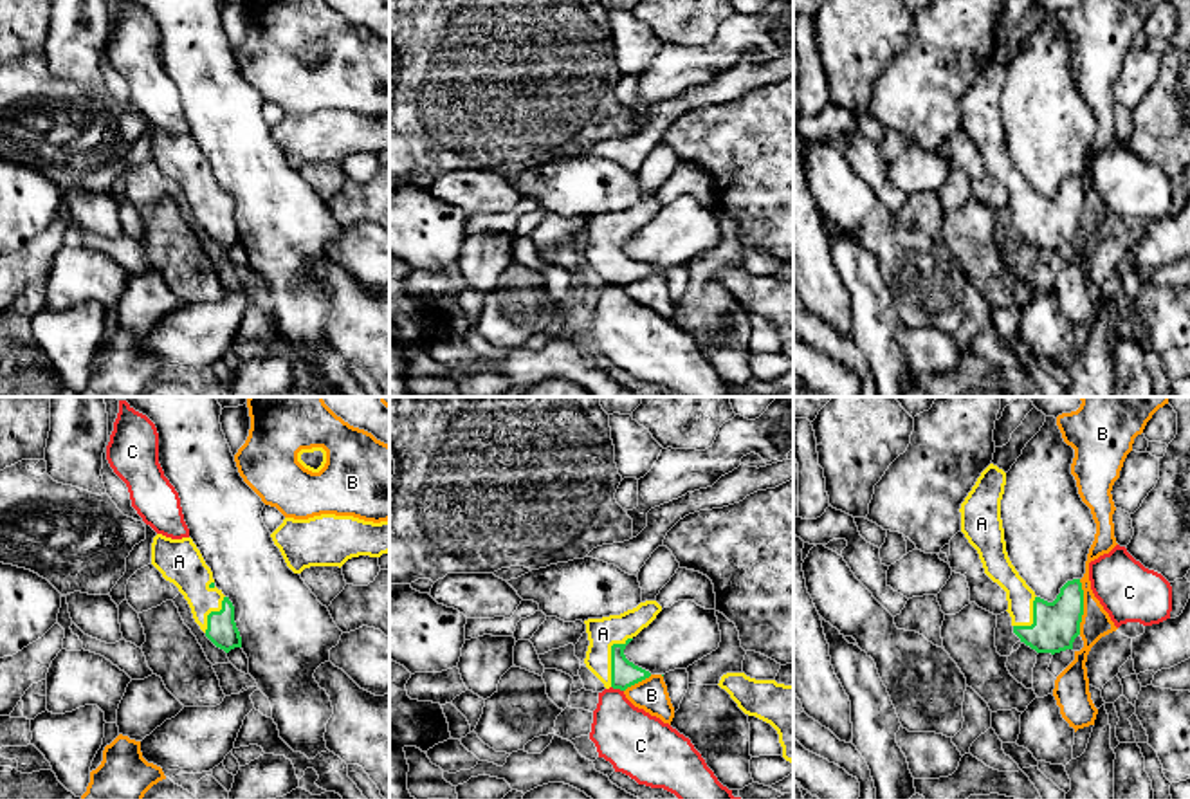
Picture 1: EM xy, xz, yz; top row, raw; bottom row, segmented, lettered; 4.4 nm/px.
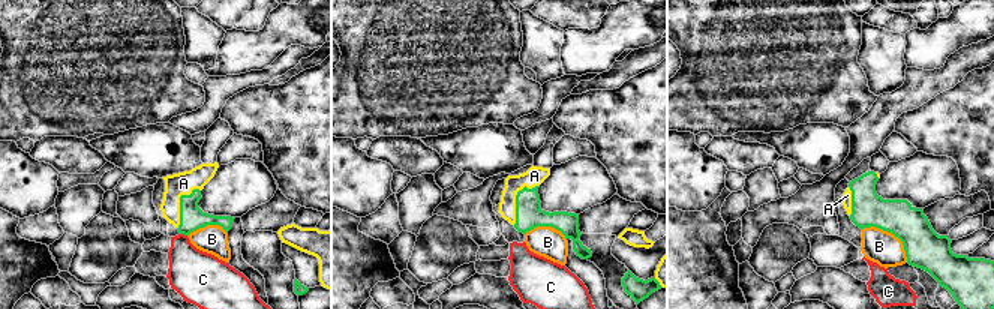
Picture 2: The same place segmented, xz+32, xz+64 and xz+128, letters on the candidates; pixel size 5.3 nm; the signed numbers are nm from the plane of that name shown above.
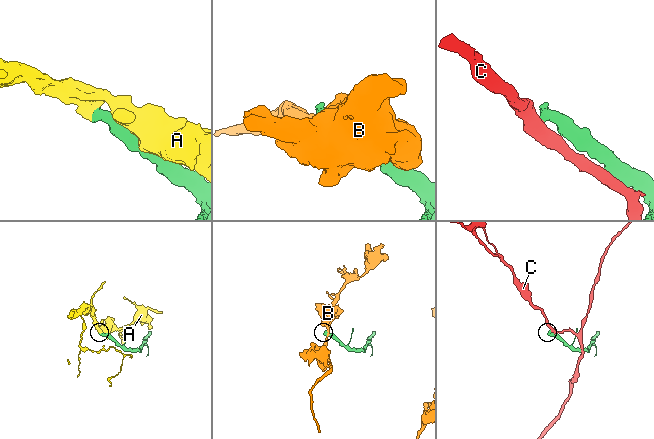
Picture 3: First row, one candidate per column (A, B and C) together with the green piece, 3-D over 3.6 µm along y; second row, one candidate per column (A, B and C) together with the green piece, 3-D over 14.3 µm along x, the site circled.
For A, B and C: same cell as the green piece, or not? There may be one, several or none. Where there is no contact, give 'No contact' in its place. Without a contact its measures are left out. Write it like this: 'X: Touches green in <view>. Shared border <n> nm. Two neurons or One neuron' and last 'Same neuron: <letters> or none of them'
A: Touches green in xz. Shared border 240 nm. One neuron
B: Touches green in yz. Shared border 240 nm. Two neurons
C: Touches green in xz. Shared border 60 nm. Two neurons
Same neuron: A

